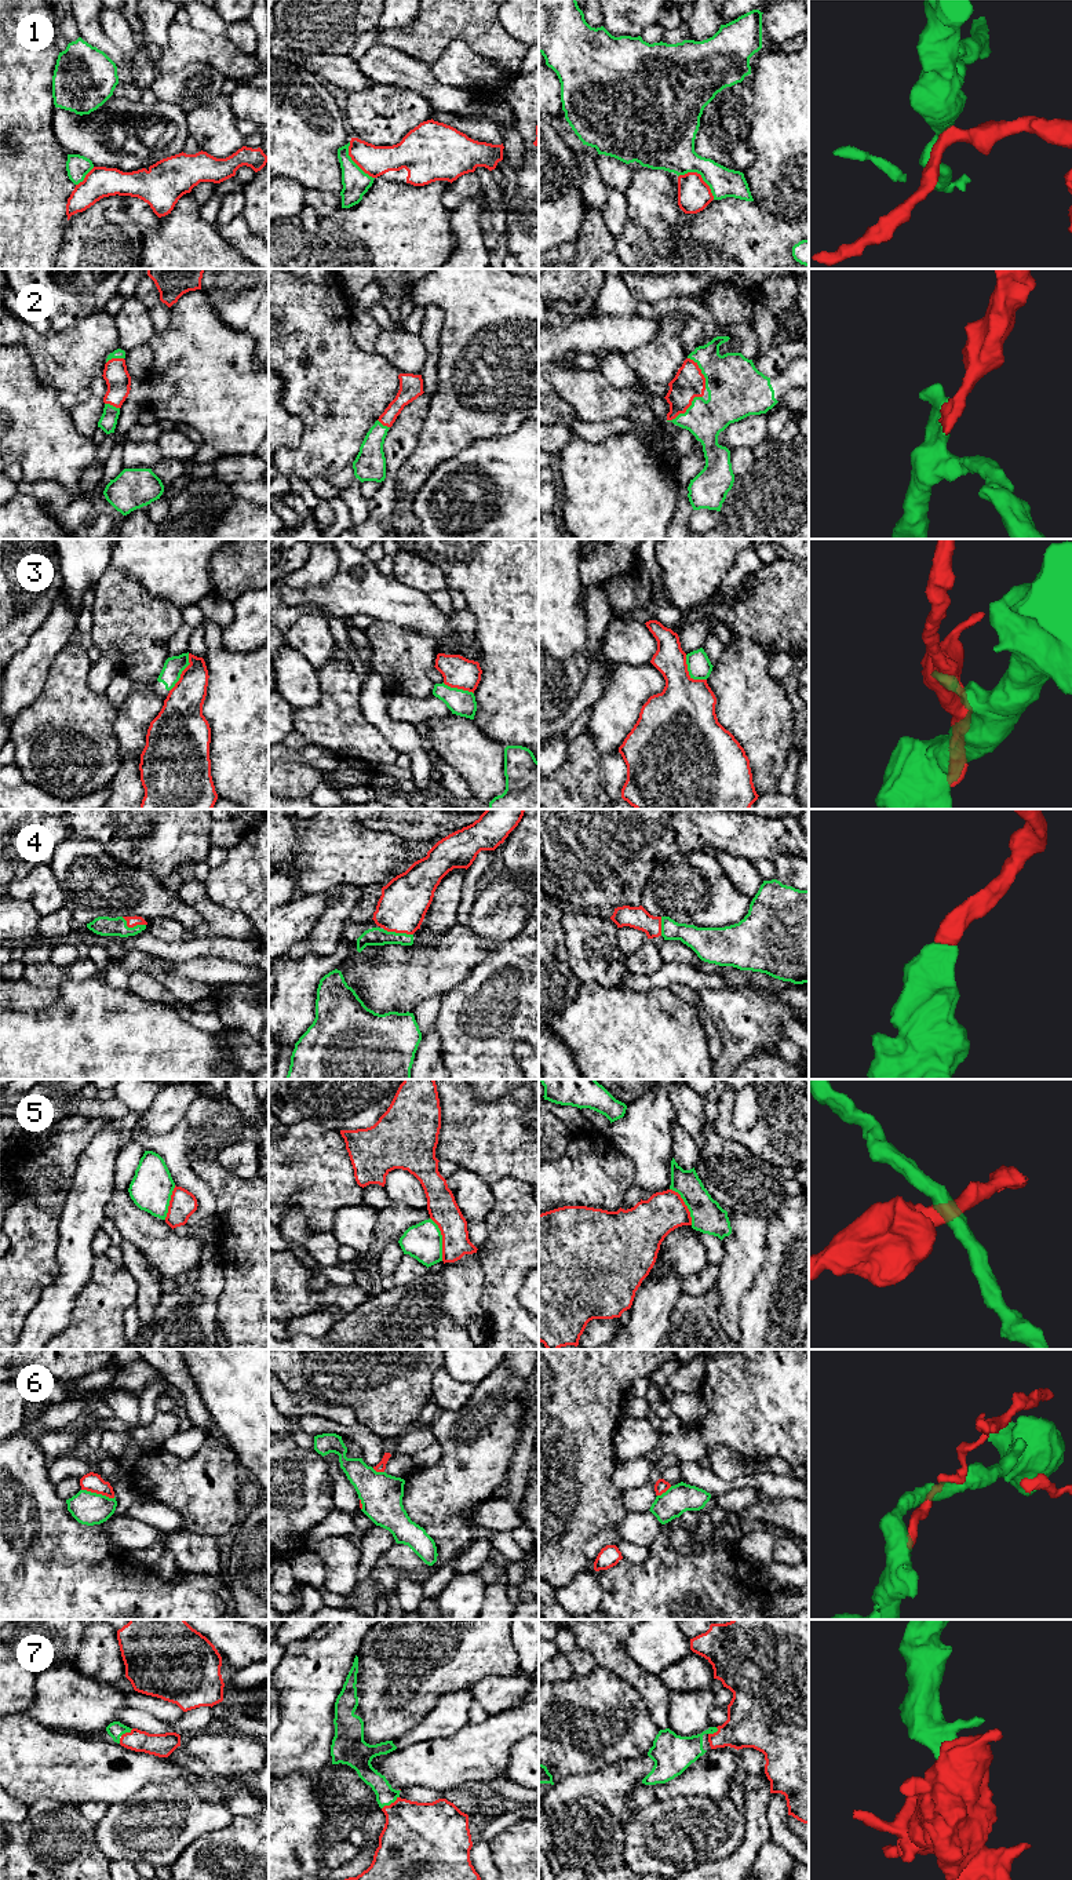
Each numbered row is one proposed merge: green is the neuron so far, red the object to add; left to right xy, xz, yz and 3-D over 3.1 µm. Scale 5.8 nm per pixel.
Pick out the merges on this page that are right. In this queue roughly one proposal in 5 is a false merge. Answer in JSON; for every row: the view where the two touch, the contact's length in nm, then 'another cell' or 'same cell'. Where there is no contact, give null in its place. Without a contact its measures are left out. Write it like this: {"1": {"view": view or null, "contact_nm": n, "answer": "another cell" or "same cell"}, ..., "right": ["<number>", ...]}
{"1": {"view": "yz", "contact_nm": 260, "answer": "another cell"}, "2": {"view": "yz", "contact_nm": 260, "answer": "same cell"}, "3": {"view": "yz", "contact_nm": 200, "answer": "another cell"}, "4": {"view": "xz", "contact_nm": 180, "answer": "same cell"}, "5": {"view": "xz", "contact_nm": 260, "answer": "another cell"}, "6": {"view": "xy", "contact_nm": 200, "answer": "another cell"}, "7": {"view": "xz", "contact_nm": 130, "answer": "same cell"}, "right": ["2", "4", "7"]}

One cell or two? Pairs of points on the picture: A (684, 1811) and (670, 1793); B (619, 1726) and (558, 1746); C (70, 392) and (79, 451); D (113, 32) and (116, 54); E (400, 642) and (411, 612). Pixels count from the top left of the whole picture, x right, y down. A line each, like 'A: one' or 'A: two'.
A: two
B: one
C: two
D: two
E: two

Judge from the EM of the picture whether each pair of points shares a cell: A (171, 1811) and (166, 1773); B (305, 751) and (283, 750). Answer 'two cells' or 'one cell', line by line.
A: two cells
B: one cell

